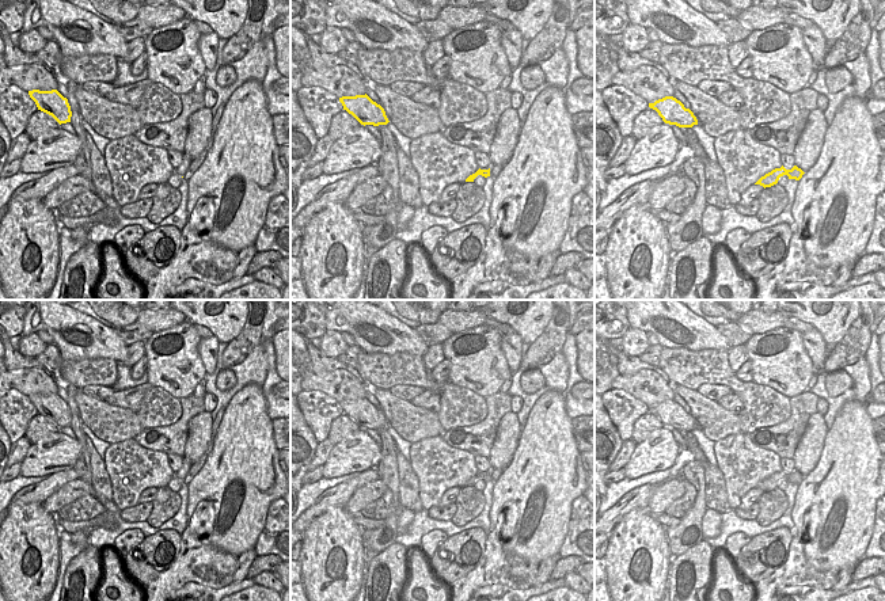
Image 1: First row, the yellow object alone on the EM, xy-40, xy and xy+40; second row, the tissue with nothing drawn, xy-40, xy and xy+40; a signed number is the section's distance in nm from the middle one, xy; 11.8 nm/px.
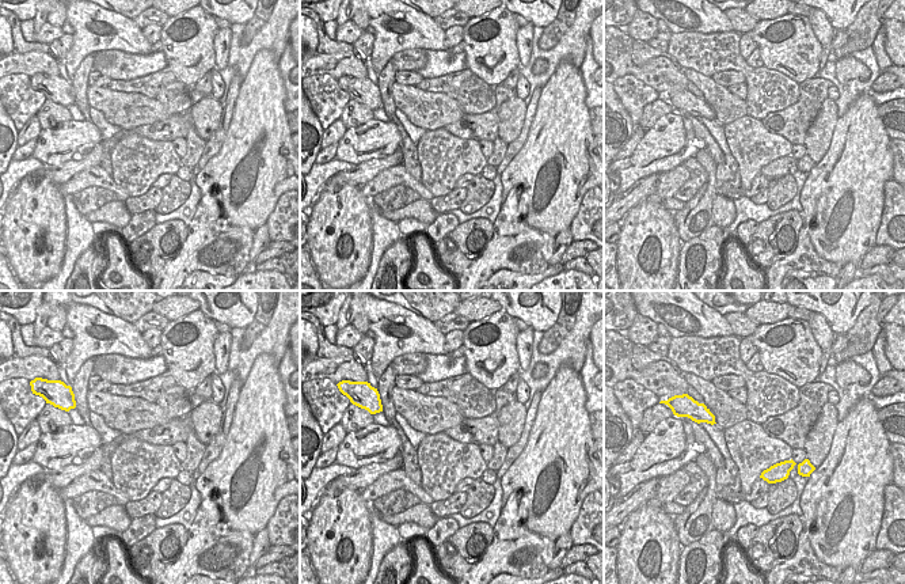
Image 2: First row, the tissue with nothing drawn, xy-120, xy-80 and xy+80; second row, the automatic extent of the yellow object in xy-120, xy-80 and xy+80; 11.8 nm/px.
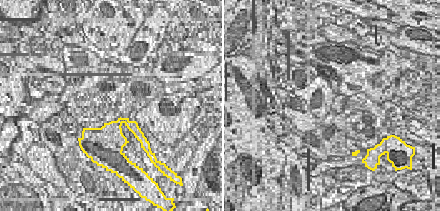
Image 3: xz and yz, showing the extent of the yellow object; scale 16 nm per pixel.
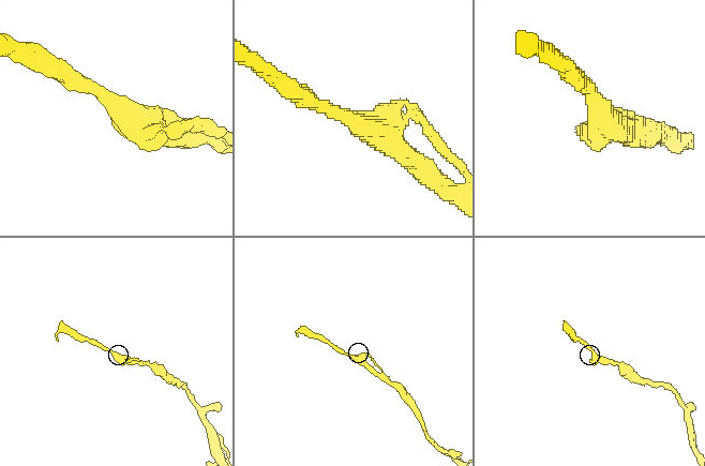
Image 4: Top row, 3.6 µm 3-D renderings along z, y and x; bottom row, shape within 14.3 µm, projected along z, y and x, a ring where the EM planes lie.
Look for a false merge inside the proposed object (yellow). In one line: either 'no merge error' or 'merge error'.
no merge error

